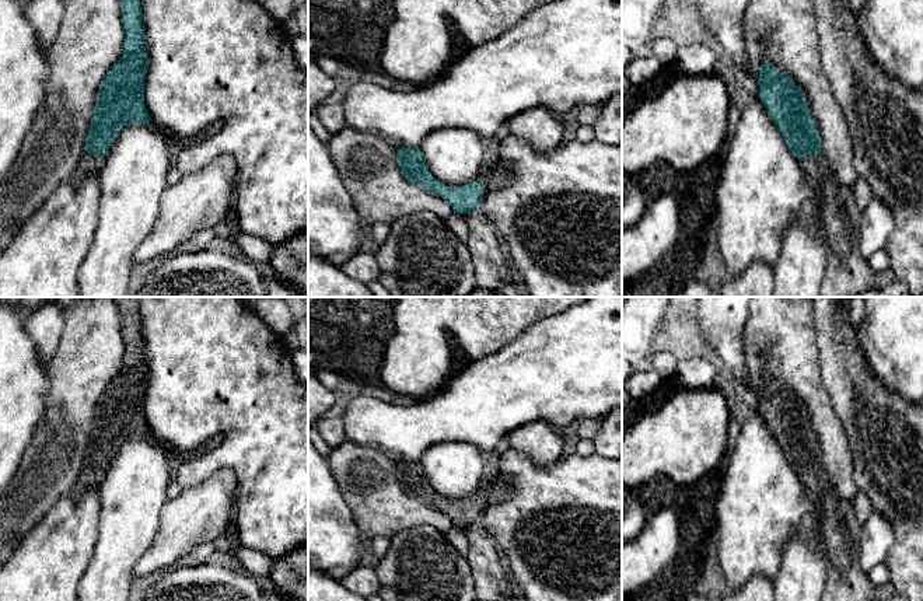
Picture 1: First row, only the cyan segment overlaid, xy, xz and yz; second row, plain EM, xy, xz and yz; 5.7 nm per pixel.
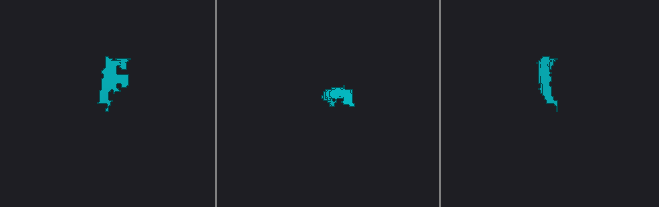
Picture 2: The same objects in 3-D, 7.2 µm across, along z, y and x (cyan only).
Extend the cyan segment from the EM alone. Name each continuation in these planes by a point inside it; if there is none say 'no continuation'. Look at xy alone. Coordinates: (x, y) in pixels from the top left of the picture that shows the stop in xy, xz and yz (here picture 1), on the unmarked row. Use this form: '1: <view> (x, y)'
1: xy (88, 478)

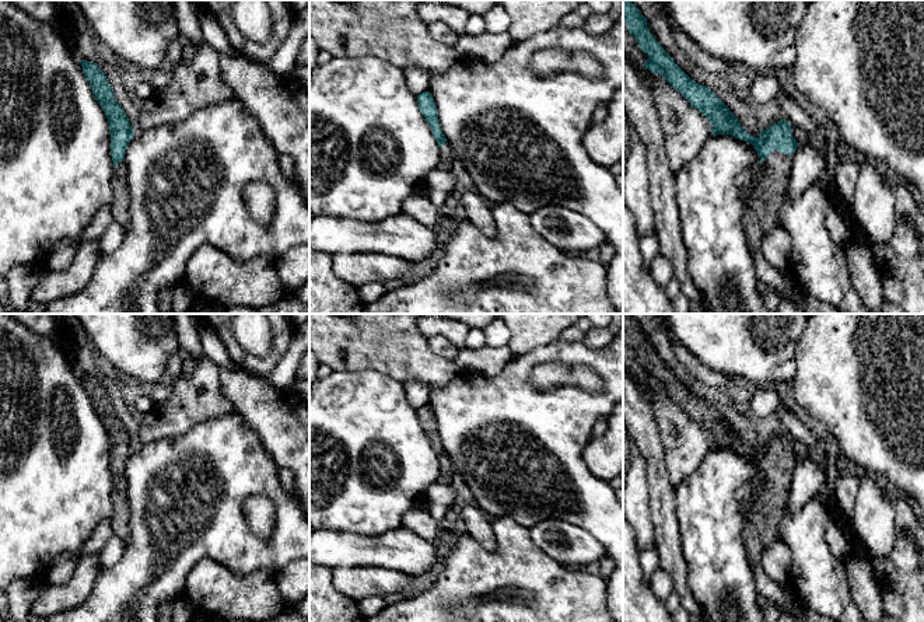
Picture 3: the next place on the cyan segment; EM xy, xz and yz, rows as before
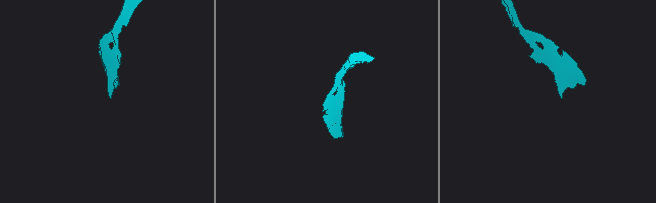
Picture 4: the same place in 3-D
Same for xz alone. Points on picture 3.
1: xz (447, 470)

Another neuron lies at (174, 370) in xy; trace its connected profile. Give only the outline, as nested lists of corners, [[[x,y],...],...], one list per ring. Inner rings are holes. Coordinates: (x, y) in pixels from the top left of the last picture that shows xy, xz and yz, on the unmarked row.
[[[178,347],[169,357],[168,366],[167,366],[167,373],[165,378],[172,381],[176,380],[182,375],[182,361],[183,361],[183,352],[181,347]]]

